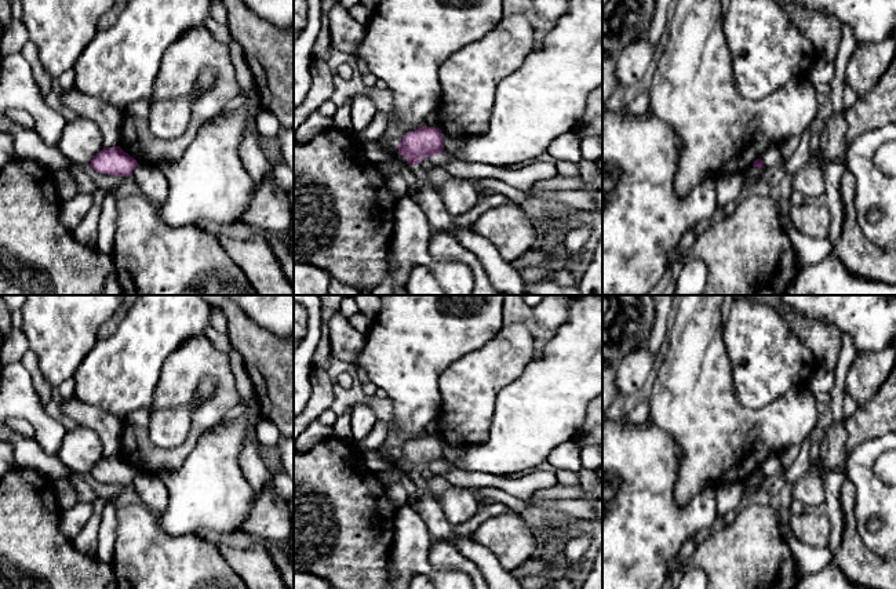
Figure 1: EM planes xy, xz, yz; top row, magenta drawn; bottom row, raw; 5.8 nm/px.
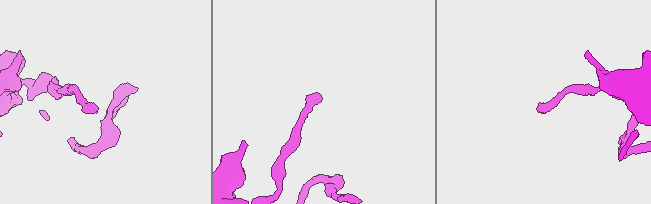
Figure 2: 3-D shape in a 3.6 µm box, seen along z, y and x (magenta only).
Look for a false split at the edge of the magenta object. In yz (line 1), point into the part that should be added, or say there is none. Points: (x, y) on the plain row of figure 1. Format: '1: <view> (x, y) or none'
1: none

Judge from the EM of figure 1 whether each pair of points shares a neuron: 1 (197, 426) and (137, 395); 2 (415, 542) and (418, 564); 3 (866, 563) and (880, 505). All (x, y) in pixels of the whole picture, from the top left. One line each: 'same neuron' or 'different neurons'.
1: different neurons
2: same neuron
3: different neurons

